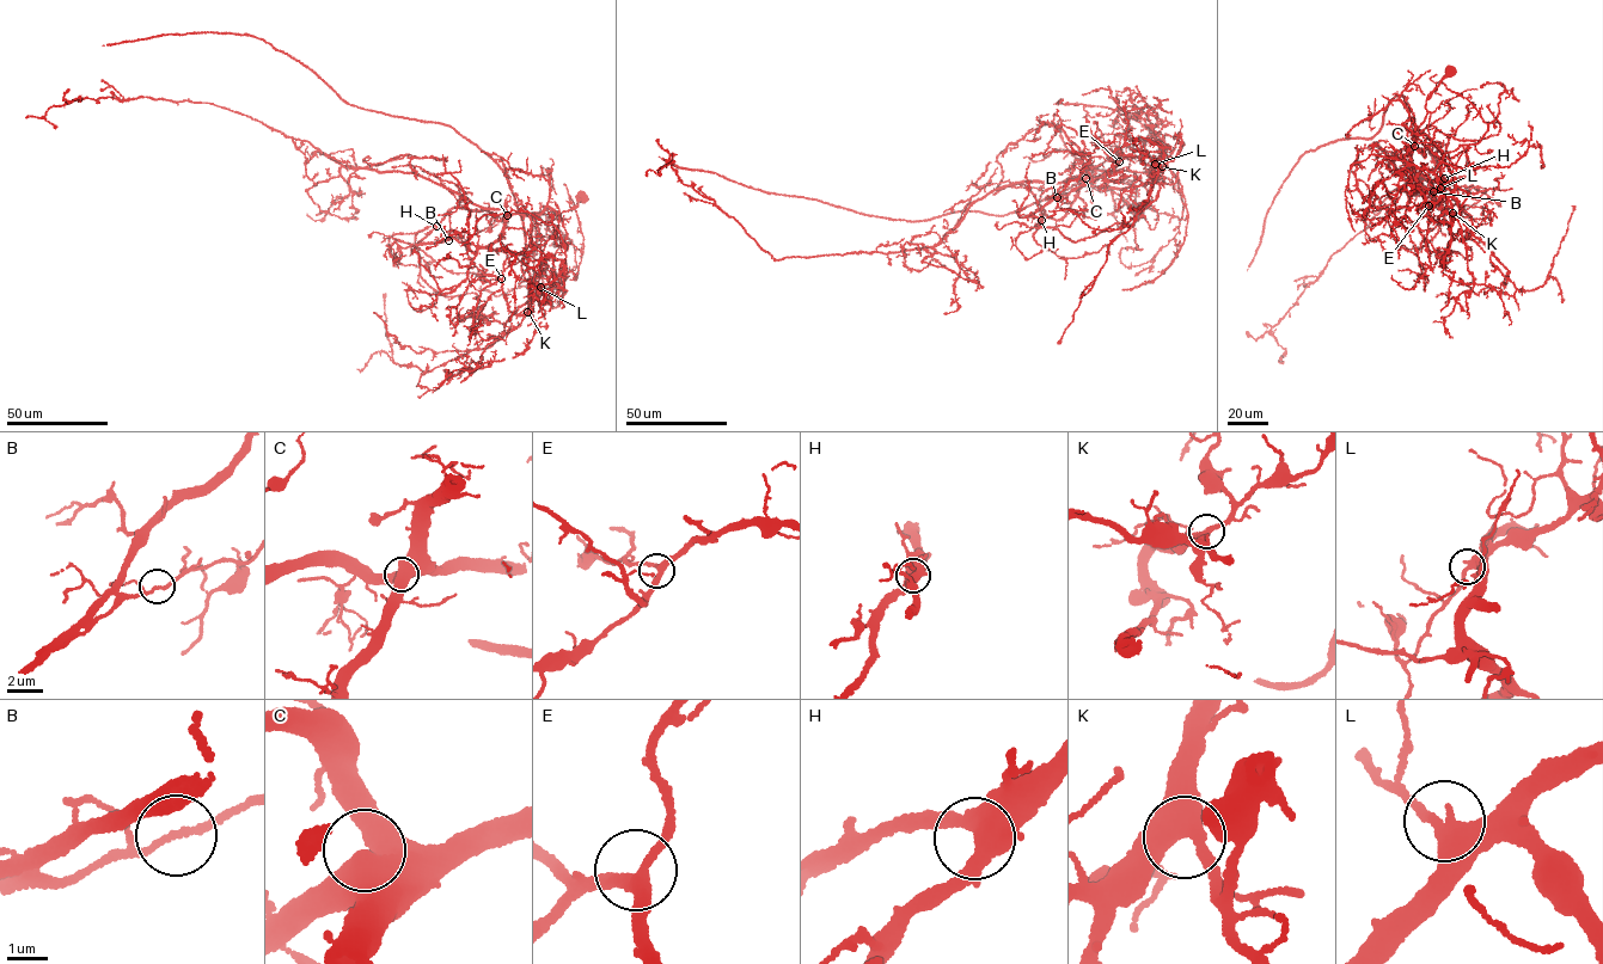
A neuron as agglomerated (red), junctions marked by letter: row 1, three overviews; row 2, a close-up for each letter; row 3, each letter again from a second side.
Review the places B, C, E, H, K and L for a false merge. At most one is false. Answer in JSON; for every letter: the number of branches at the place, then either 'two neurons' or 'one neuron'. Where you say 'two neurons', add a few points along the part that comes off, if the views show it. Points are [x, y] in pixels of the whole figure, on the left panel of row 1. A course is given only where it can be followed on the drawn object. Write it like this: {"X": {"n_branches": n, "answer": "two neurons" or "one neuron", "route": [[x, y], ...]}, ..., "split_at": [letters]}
{"B": {"n_branches": 2, "answer": "two neurons", "route": [[447, 240], [499, 280], [532, 231], [503, 171], [450, 127], [347, 103], [245, 35], [102, 45]]}, "C": {"n_branches": 2, "answer": "one neuron"}, "E": {"n_branches": 3, "answer": "one neuron"}, "H": {"n_branches": 3, "answer": "one neuron"}, "K": {"n_branches": 3, "answer": "one neuron"}, "L": {"n_branches": 2, "answer": "one neuron"}, "split_at": ["B"]}

